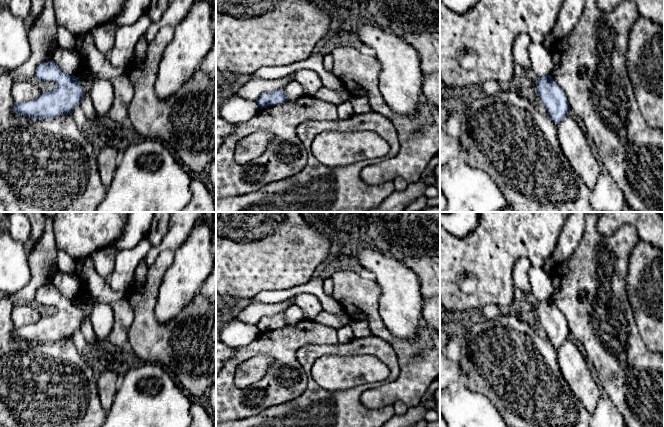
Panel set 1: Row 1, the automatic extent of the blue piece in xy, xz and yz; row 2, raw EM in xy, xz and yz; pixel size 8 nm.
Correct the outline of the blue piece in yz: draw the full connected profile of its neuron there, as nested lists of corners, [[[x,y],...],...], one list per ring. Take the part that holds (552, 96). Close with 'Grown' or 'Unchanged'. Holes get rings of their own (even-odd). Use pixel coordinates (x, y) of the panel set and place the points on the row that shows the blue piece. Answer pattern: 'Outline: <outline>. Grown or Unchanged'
Outline: [[[551,75],[540,77],[536,83],[540,100],[550,119],[558,125],[569,113],[570,105],[563,90]]]. Unchanged

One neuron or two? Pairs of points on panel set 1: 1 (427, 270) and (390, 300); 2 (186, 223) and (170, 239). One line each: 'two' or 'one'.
1: two
2: one

